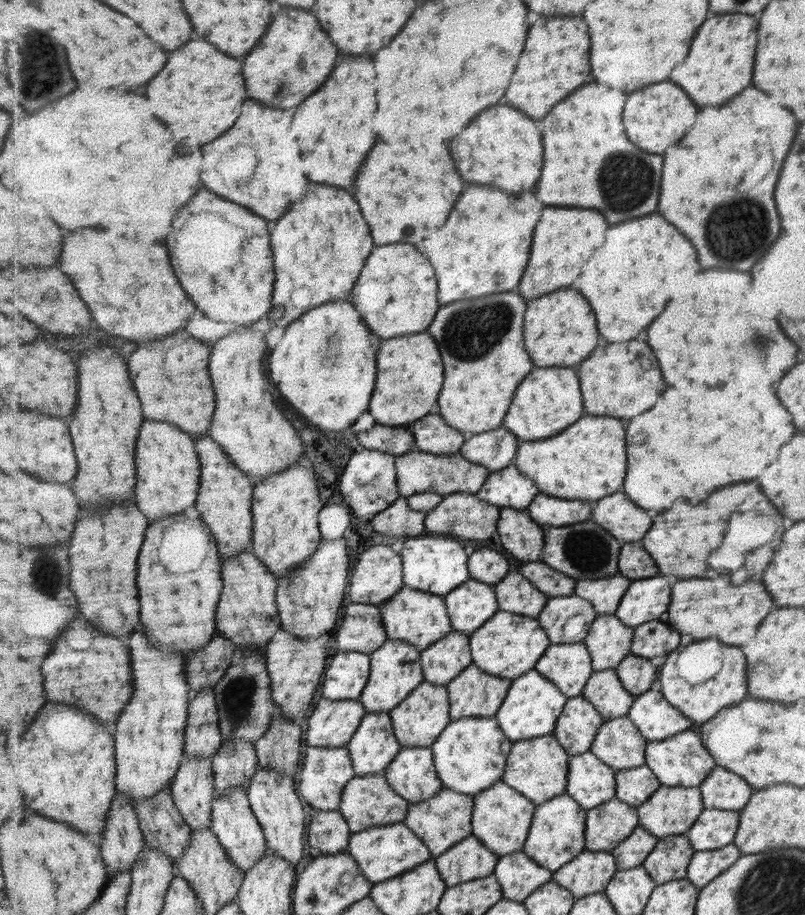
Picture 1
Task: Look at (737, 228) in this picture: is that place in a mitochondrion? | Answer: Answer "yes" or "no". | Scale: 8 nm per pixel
yes

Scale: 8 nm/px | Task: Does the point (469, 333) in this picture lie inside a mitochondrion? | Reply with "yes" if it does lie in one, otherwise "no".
yes

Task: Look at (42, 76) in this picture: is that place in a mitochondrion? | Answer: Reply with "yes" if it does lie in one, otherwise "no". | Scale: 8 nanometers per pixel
yes

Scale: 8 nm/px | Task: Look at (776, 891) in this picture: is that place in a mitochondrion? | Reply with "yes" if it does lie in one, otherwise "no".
yes

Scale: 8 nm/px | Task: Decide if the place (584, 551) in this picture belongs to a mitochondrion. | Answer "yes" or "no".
yes

